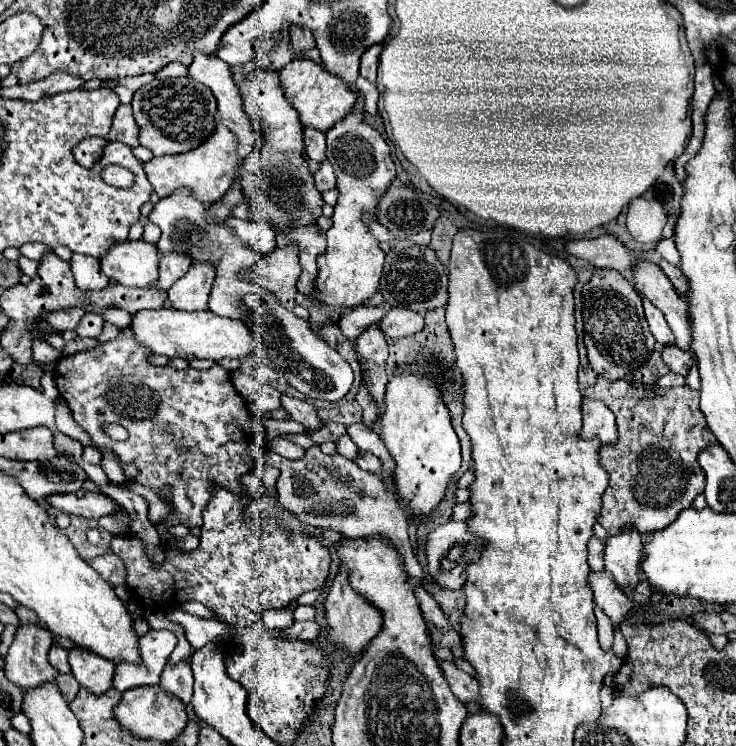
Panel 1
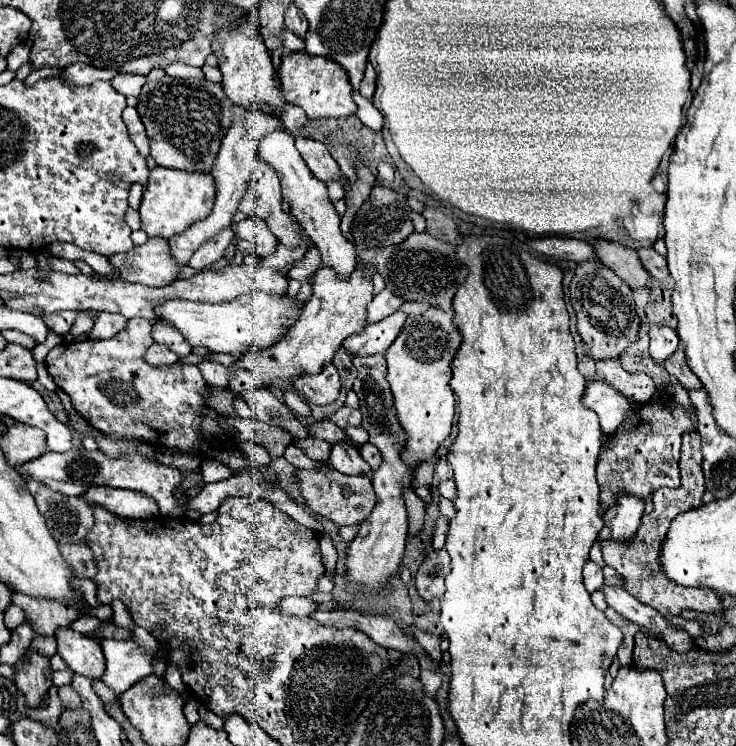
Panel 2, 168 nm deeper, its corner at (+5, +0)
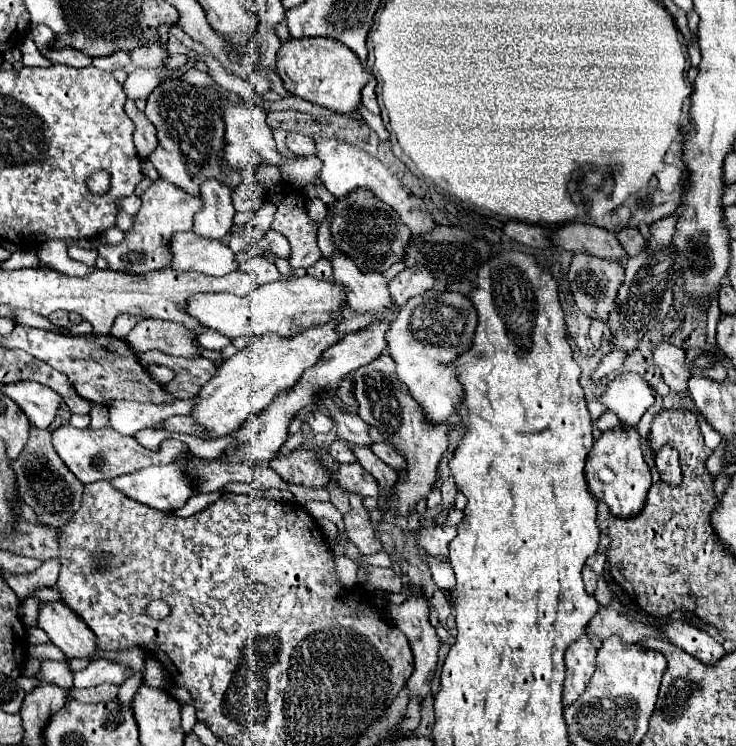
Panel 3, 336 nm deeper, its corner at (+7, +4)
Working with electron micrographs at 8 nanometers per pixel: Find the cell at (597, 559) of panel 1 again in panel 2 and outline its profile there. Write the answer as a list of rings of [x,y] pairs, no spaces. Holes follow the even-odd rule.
[[[587,561],[585,569],[583,569],[583,577],[585,577],[587,591],[597,591],[603,587],[603,573],[601,573],[601,567],[597,563]]]

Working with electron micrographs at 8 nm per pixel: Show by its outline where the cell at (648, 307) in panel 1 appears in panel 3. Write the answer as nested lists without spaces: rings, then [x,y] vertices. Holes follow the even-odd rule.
[[[661,341],[653,349],[653,361],[671,391],[687,393],[689,371],[685,369],[685,351],[669,341]]]

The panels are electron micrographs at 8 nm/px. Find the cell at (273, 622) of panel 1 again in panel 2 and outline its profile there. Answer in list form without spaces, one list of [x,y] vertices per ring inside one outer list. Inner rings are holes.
[[[287,597],[281,601],[281,611],[287,615],[311,615],[319,609],[319,603],[315,603],[309,597]]]

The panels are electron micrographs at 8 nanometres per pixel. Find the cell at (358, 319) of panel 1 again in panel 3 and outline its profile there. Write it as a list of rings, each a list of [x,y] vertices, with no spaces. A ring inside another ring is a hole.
[[[411,267],[389,281],[389,293],[397,307],[403,307],[411,297],[421,295],[433,287],[433,275],[425,267]]]

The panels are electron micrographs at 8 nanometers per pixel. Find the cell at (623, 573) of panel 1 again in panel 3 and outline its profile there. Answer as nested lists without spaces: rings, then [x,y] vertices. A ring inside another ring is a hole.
[[[629,427],[603,433],[593,443],[593,449],[589,451],[587,465],[585,465],[585,477],[587,477],[591,493],[599,501],[605,501],[613,517],[627,519],[627,517],[641,513],[647,491],[651,487],[651,471],[649,471],[649,465],[643,461],[643,453],[639,447],[639,433]]]

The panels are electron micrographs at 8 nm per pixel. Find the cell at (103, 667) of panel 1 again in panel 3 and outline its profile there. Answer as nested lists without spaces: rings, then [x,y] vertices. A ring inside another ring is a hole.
[[[63,601],[41,605],[39,627],[67,659],[93,659],[97,651],[95,633]]]

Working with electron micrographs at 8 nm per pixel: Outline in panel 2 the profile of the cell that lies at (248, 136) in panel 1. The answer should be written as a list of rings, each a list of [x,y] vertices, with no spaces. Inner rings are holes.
[[[277,129],[277,131],[269,133],[259,143],[259,155],[267,163],[271,163],[275,167],[275,171],[279,173],[283,201],[287,201],[291,205],[291,215],[301,223],[305,235],[319,247],[321,257],[323,257],[323,265],[331,267],[337,273],[337,277],[349,277],[357,265],[355,245],[343,237],[343,233],[339,229],[339,215],[327,197],[327,187],[321,179],[317,179],[309,171],[309,167],[301,159],[299,151],[295,149],[293,135],[287,133],[285,129]]]

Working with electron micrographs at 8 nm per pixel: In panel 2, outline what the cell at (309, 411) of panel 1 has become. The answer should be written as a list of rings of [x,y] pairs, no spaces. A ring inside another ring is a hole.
[[[319,421],[319,423],[313,423],[313,427],[311,427],[311,437],[325,439],[325,441],[329,441],[329,443],[333,443],[333,445],[335,445],[335,443],[349,443],[349,445],[355,447],[355,449],[361,447],[359,443],[355,443],[355,441],[351,441],[351,439],[347,437],[345,429],[337,427],[337,425],[331,423],[331,421]]]

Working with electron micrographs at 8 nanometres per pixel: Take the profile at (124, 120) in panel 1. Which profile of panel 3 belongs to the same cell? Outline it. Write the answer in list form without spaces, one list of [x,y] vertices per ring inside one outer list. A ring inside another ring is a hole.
[[[131,99],[125,101],[125,113],[129,115],[129,119],[133,119],[135,123],[135,147],[137,147],[137,153],[141,159],[149,157],[151,151],[157,147],[157,139],[155,139],[155,127],[153,123],[145,117],[143,111],[139,111],[135,107],[135,103]]]

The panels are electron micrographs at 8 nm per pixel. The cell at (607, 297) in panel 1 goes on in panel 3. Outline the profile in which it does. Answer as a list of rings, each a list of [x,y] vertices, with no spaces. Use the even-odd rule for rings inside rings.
[[[575,253],[569,273],[567,273],[567,279],[569,279],[571,295],[577,303],[577,307],[589,319],[597,319],[597,321],[605,323],[605,317],[609,317],[609,313],[613,309],[617,309],[617,289],[621,287],[621,281],[623,281],[623,265],[621,263],[609,261],[609,259],[599,259],[599,257],[589,257],[585,253]]]

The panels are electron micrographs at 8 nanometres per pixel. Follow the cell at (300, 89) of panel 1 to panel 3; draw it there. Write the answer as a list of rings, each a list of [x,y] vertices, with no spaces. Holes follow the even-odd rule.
[[[291,37],[285,41],[277,51],[277,75],[291,95],[335,113],[353,113],[361,103],[361,87],[369,81],[369,71],[359,63],[355,53],[327,37]]]

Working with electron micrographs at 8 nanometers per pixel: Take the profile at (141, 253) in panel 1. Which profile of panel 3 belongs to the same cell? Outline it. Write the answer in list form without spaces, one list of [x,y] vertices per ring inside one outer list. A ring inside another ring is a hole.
[[[175,233],[169,243],[173,271],[199,271],[205,275],[221,277],[237,269],[237,261],[233,259],[233,251],[221,243],[211,239],[201,239],[195,233]]]

